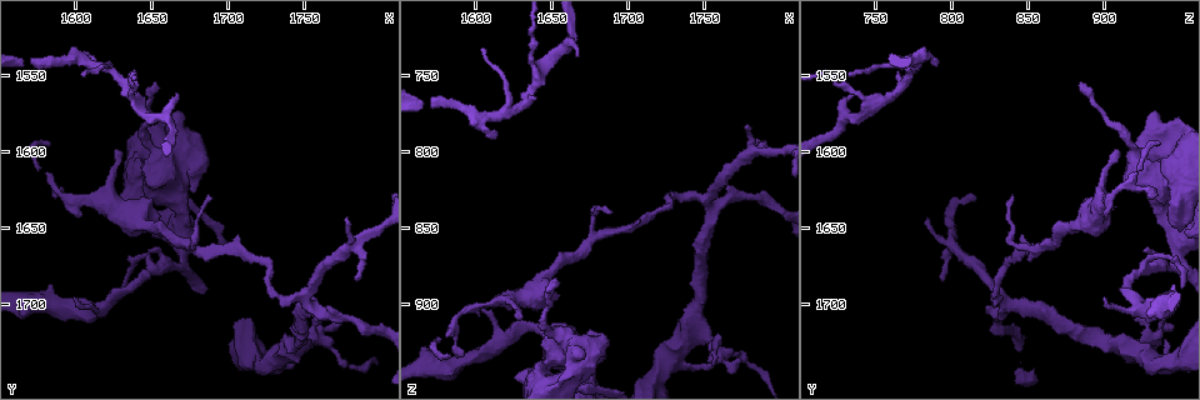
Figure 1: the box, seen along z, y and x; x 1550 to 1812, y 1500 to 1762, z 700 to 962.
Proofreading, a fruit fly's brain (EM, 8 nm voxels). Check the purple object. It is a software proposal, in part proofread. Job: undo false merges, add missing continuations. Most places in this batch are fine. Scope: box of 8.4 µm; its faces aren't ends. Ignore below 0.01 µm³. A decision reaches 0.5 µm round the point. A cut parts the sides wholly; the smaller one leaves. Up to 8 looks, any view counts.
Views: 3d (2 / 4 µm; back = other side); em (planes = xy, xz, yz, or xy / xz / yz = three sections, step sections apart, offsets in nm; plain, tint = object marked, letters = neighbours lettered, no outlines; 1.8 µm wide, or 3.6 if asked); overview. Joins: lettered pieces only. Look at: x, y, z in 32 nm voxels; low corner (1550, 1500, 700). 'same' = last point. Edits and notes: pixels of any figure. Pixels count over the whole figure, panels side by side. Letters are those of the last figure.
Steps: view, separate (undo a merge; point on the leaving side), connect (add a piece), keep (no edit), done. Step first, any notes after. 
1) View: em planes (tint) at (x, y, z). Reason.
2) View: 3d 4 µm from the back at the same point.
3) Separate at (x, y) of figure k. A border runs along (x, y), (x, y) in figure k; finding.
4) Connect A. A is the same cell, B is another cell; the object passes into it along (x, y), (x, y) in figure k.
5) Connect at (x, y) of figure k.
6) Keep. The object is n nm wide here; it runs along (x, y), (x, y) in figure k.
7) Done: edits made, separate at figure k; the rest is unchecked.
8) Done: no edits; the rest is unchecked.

View: em 3.6 µm yz step 4 (tint) at (1668, 1562, 736). Thin end.

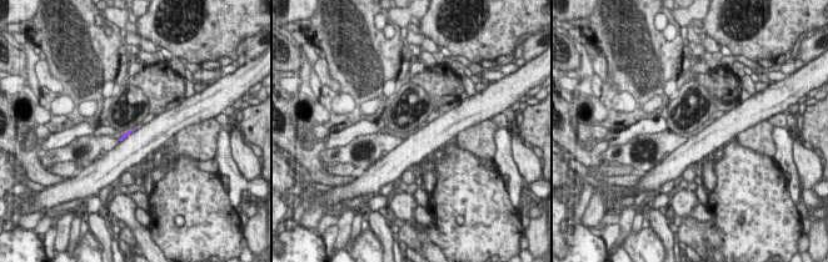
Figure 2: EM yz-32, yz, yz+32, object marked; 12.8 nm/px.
View: em 3.6 µm planes (letters) at the same point.

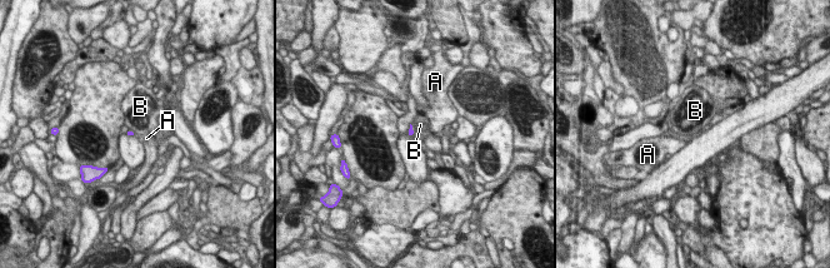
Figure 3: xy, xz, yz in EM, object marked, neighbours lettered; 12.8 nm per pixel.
Keep. A and B are other cells; a border runs along (410, 124), (414, 134) in figure 3; no lettered piece goes on from it.

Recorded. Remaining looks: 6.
View: em xz step 8 (letters) at (1750, 1694, 832). Abrupt turn.

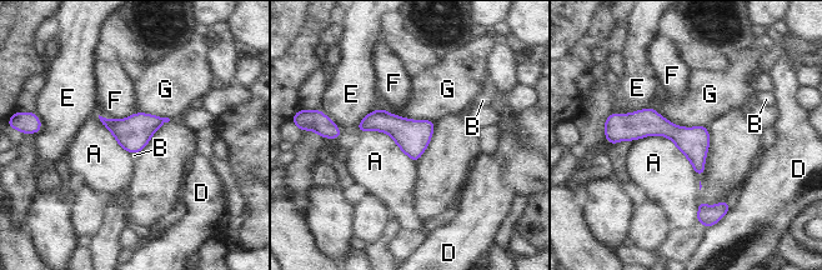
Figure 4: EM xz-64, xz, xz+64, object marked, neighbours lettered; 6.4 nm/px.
Keep. A, B, D, E, F and G are other cells; one cell here.

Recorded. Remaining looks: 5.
View: 3d 4 µm at (1570, 1538, 764). Free end.

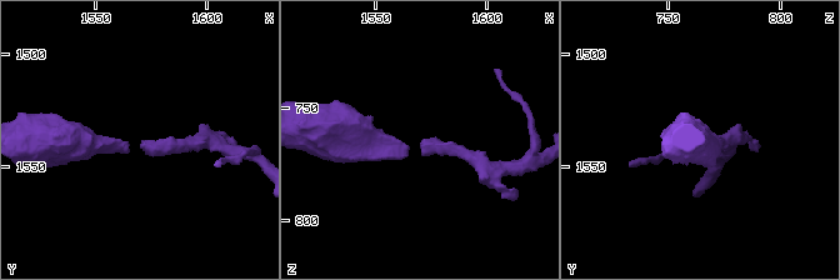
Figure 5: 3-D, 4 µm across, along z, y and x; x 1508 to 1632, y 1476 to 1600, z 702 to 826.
View: em 3.6 µm planes (plain) at (1571, 1539, 765). Shape alone is not enough.

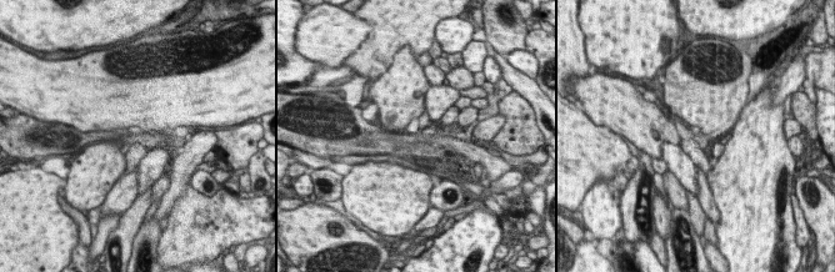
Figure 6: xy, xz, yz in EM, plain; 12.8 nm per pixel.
View: em 3.6 µm planes (letters) at the same point.

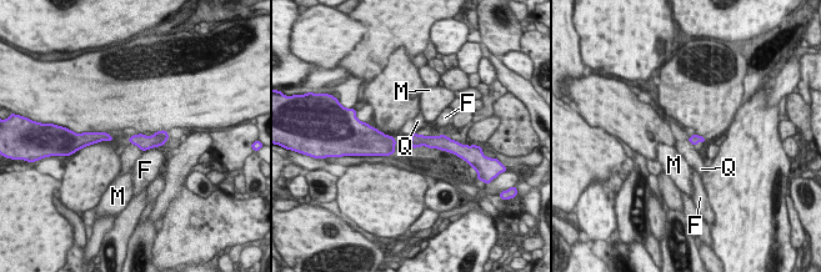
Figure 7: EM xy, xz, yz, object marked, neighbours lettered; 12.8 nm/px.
Keep. The object is 120 nm wide here; the longest contact is with F, 240 nm; F, M and Q are other cells; none of them fits.

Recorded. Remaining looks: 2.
Done: no edits; the rest is unchecked.

